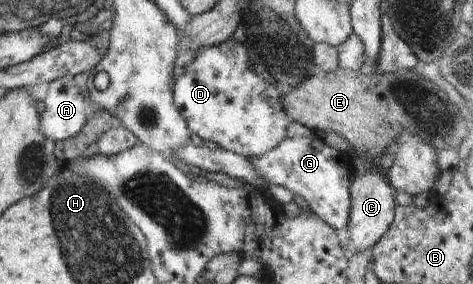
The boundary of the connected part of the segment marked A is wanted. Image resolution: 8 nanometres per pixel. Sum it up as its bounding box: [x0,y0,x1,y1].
[41,75,89,142]

